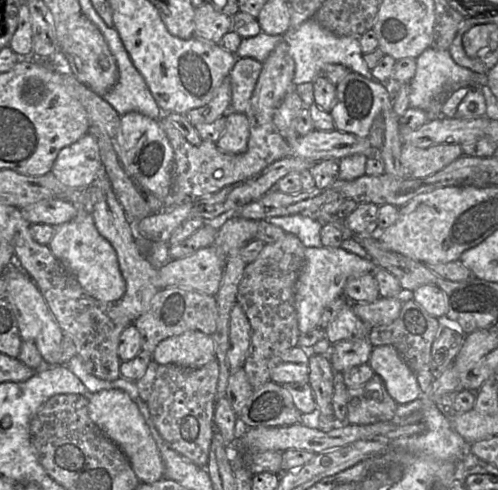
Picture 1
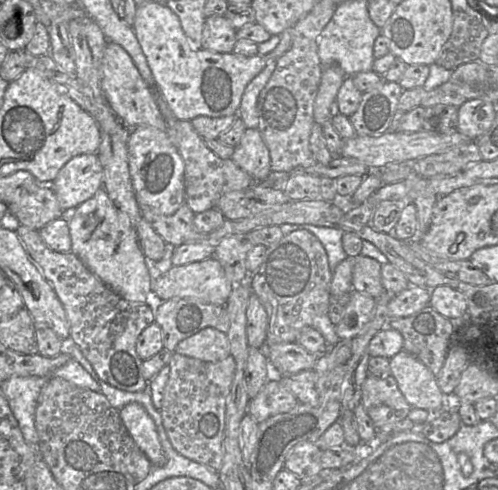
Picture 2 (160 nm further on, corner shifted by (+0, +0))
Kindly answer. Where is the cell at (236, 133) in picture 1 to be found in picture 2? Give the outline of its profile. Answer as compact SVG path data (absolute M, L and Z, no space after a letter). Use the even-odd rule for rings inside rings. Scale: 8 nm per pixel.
M246 128L240 142L234 147L231 160L247 172L255 183L265 180L272 173L269 150L258 129Z

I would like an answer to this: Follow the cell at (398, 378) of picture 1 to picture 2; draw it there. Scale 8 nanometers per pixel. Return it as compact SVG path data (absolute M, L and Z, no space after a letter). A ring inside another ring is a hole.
M405 350L400 351L390 358L390 369L391 375L395 378L399 390L409 405L412 408L424 409L432 413L427 422L416 426L410 431L422 434L431 442L442 443L452 438L463 424L475 426L482 421L477 415L473 404L452 402L450 398L446 397L438 387L437 377L414 355Z

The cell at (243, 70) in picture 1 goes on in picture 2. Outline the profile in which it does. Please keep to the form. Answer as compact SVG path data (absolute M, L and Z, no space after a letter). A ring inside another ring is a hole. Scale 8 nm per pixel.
M268 60L262 71L246 86L237 112L246 128L258 129L257 103L262 89L267 84L276 66L276 60Z

